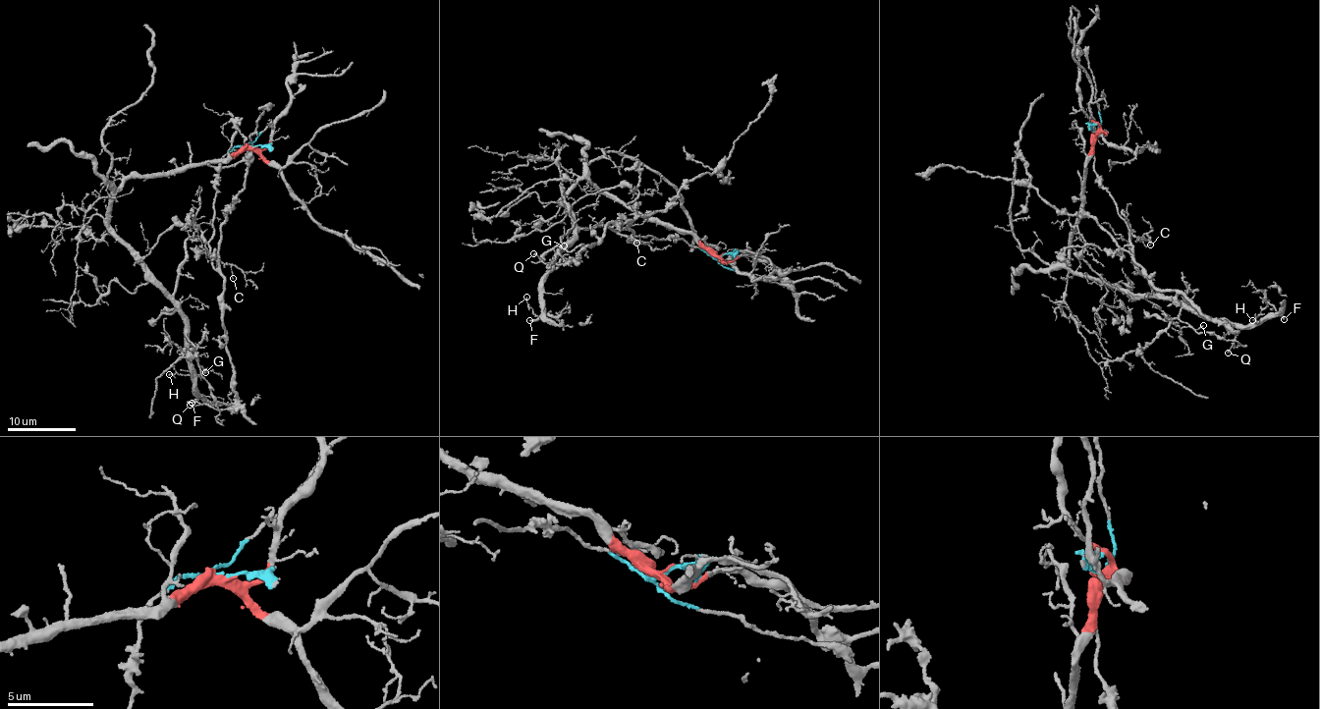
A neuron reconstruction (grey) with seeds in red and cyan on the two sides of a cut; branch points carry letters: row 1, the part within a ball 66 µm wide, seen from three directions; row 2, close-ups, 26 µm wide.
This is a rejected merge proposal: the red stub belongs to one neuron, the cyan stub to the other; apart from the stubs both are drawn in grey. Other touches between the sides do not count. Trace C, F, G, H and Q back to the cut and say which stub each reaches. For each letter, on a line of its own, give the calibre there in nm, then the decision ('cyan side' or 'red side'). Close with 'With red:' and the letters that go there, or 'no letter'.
C: 110 nm | red side
F: 240 nm | red side
G: 130 nm | red side
H: 130 nm | red side
Q: 140 nm | cyan side
With red: C, F, G, H

